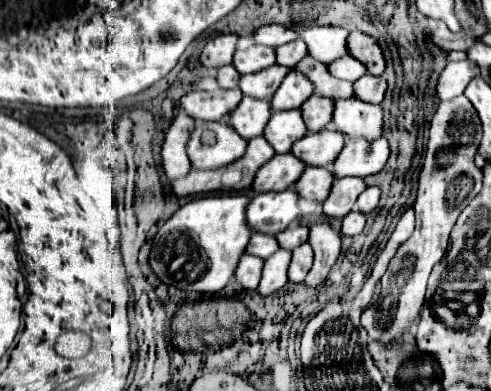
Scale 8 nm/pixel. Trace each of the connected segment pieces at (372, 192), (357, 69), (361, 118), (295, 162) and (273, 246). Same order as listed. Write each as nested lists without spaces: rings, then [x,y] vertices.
[[[369,187],[367,191],[363,191],[363,195],[359,195],[359,209],[363,213],[373,213],[379,207],[379,199],[381,199],[381,189],[379,187]]]
[[[353,55],[339,57],[335,63],[329,63],[329,69],[331,73],[335,73],[335,77],[347,79],[347,81],[357,81],[367,73],[367,67]]]
[[[357,97],[339,99],[335,103],[333,123],[347,137],[377,139],[383,135],[383,109],[381,105],[371,105]]]
[[[293,153],[275,155],[263,169],[259,169],[259,175],[255,175],[253,191],[255,193],[267,193],[267,191],[283,191],[289,189],[305,171],[305,163],[297,159]]]
[[[253,233],[249,245],[247,245],[247,253],[249,255],[257,255],[257,257],[271,257],[275,251],[279,249],[279,243],[273,235],[265,235],[265,233]]]

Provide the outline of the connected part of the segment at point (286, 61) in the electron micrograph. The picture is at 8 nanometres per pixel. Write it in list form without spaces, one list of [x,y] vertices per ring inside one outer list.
[[[293,41],[293,43],[277,47],[277,63],[287,65],[291,69],[295,69],[297,63],[301,59],[305,59],[307,55],[309,55],[309,51],[307,51],[307,45],[303,41]]]

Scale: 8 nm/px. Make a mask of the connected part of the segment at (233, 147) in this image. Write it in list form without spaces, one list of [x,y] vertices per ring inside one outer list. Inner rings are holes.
[[[197,121],[195,133],[191,135],[191,141],[187,145],[187,153],[195,169],[215,169],[215,167],[229,165],[239,157],[243,157],[245,151],[247,151],[247,139],[239,137],[239,133],[227,123]],[[205,131],[215,133],[213,145],[203,143],[201,137]]]

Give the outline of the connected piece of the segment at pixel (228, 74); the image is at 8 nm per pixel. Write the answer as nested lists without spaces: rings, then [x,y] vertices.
[[[223,65],[219,69],[219,75],[217,75],[217,81],[223,89],[233,89],[239,85],[239,71],[235,69],[235,65]]]

